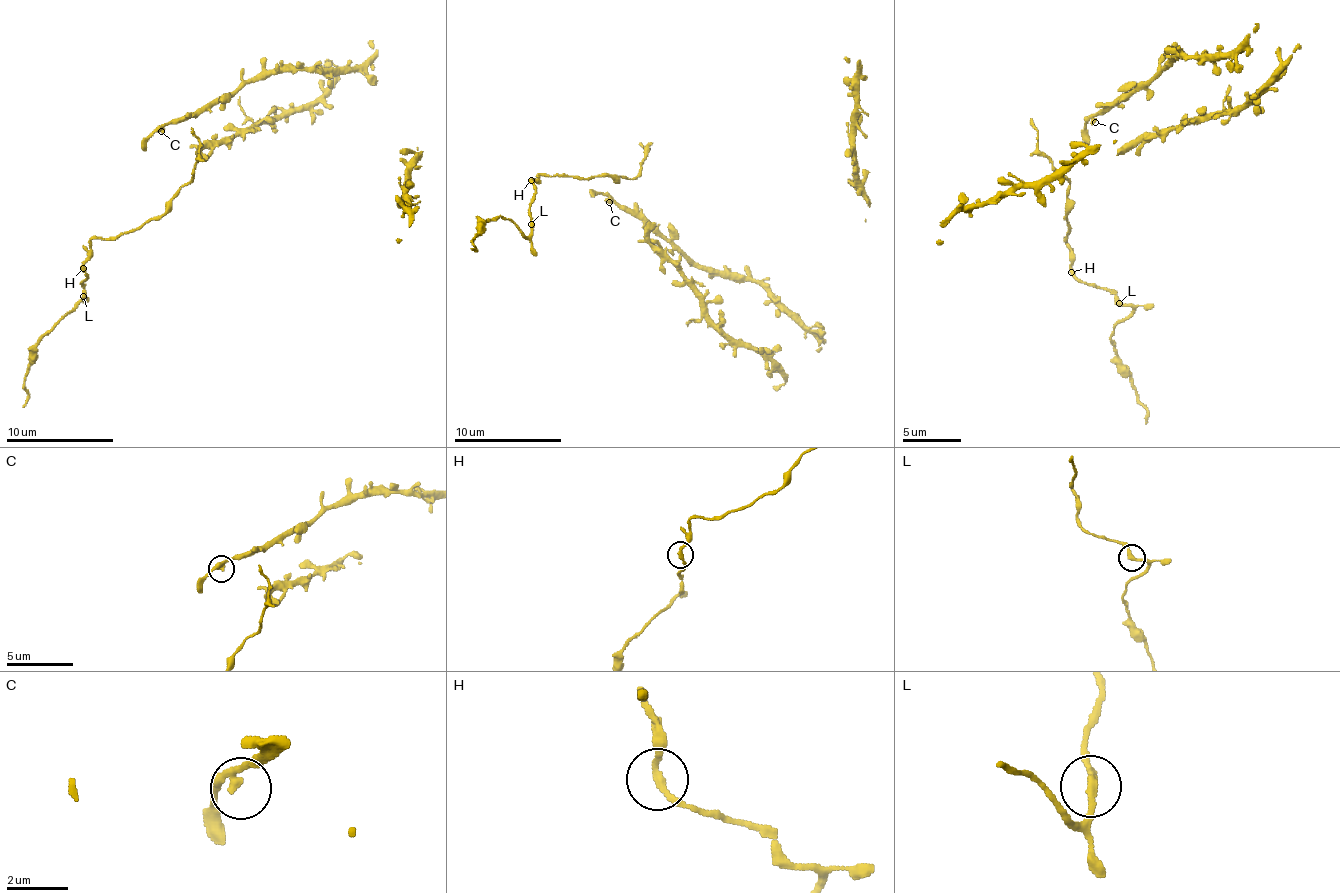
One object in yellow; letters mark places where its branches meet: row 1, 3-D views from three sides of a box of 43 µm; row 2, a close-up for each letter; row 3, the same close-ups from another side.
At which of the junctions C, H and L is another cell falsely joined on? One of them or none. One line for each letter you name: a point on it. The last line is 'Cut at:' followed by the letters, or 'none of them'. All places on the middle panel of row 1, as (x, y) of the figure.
Cut at: none of them

